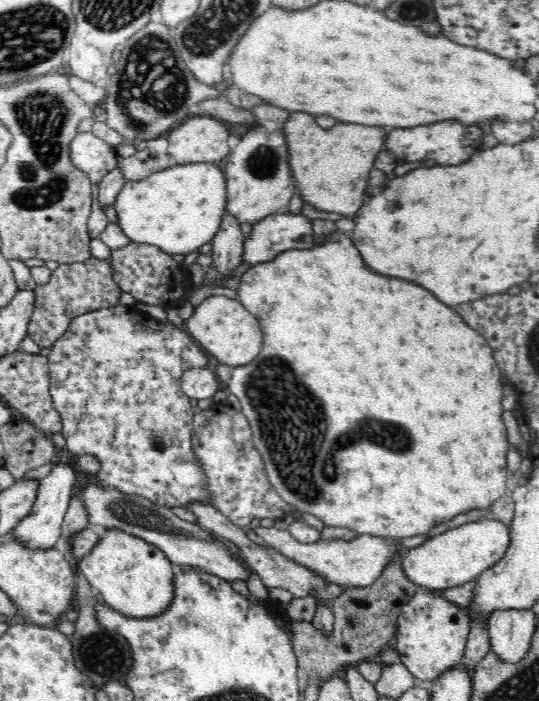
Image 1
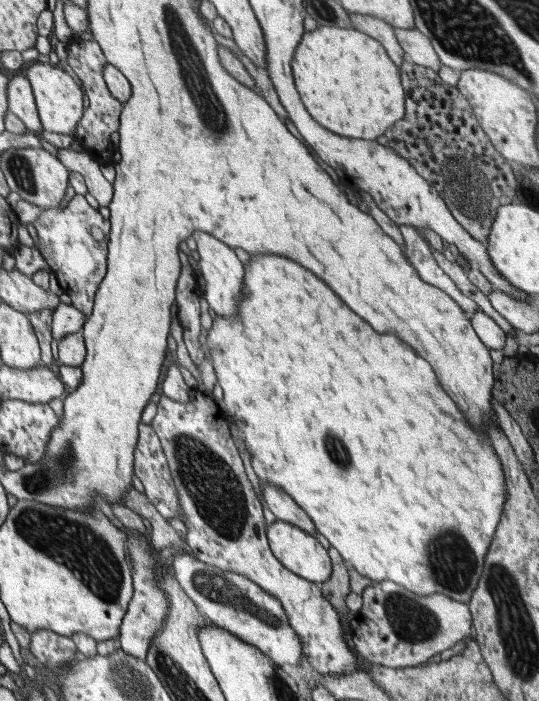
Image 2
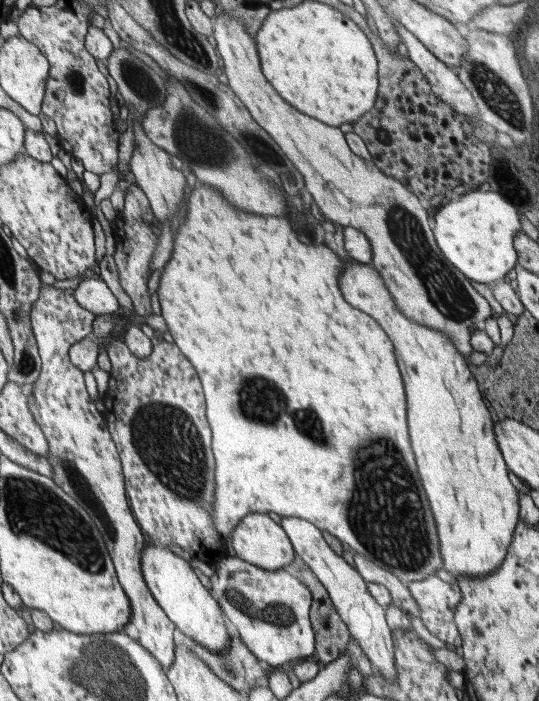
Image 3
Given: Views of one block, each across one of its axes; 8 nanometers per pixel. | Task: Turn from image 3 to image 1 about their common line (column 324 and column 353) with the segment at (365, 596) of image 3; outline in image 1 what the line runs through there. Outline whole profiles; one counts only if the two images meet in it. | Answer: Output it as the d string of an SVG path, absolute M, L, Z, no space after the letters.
M260 525L251 528L250 526L244 526L244 530L255 532L270 547L279 550L284 556L309 568L312 572L317 572L327 583L335 582L338 586L342 586L343 590L374 584L388 561L395 558L399 547L406 545L400 539L394 539L394 537L366 534L365 532L357 533L356 538L352 538L352 540L342 540L341 538L336 540L334 538L334 540L319 539L318 542L306 543L298 542L290 535L290 531L279 530L275 527L267 528Z

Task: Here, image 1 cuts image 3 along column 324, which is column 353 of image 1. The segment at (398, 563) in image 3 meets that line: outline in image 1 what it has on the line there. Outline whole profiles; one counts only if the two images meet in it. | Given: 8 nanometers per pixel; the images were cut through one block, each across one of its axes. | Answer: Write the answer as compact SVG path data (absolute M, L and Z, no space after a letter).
M334 232L332 242L324 240L324 244L318 244L312 250L294 248L294 252L292 248L288 252L280 251L264 264L254 264L254 268L242 276L237 300L258 319L262 343L258 356L252 362L232 367L226 388L226 391L234 394L240 401L241 412L250 423L252 441L261 454L270 484L293 508L316 516L328 526L394 537L405 544L418 541L420 535L458 514L488 509L499 496L508 492L506 480L511 474L506 467L506 456L511 447L502 418L503 408L500 406L502 370L494 360L493 350L486 337L470 328L452 306L444 306L428 290L404 280L386 278L378 272L372 272L373 268L366 265L365 259L359 250L352 246L348 236L340 232Z

